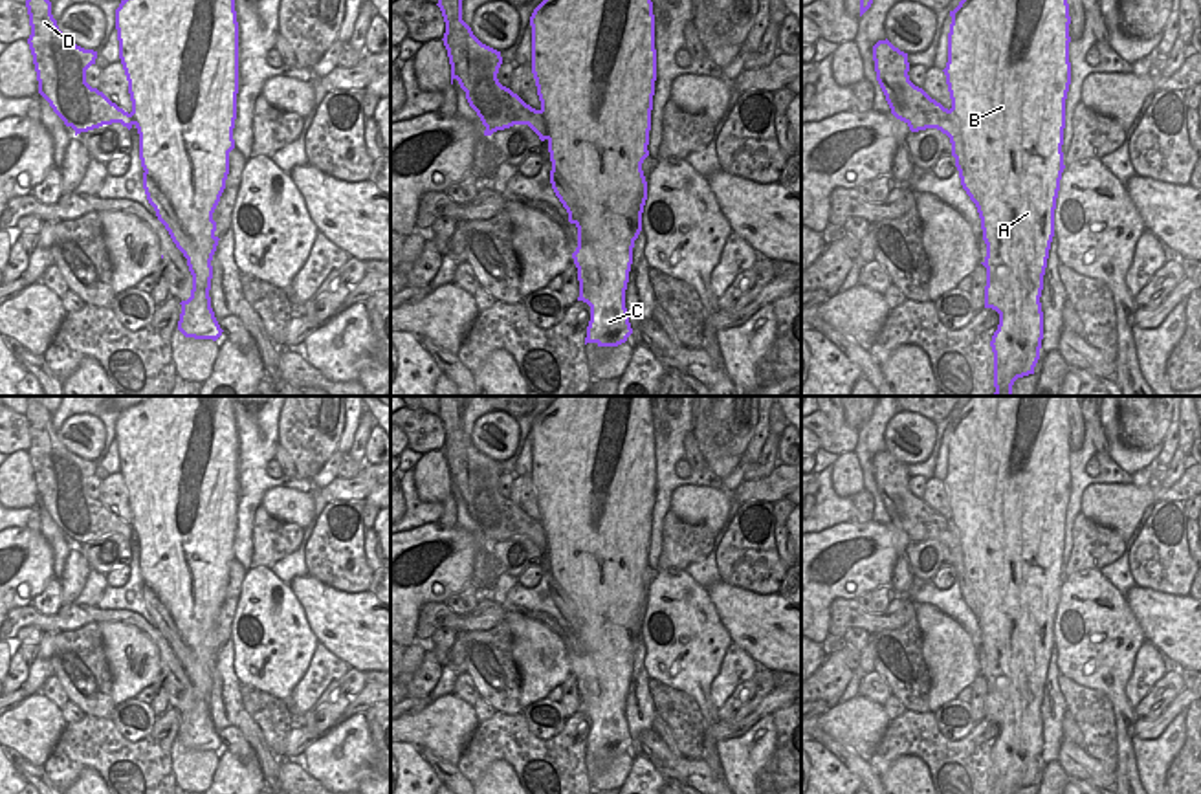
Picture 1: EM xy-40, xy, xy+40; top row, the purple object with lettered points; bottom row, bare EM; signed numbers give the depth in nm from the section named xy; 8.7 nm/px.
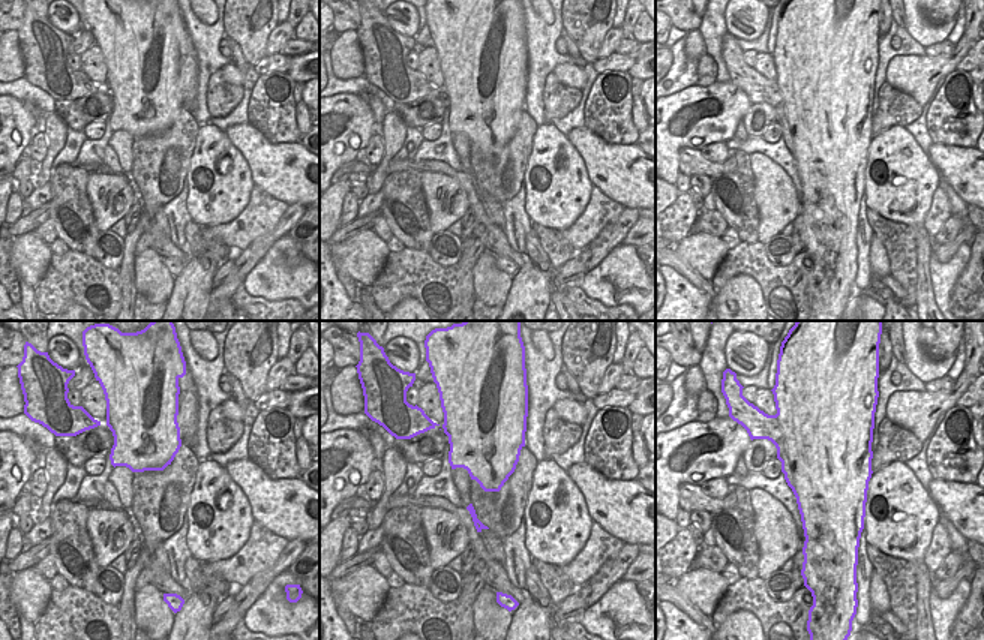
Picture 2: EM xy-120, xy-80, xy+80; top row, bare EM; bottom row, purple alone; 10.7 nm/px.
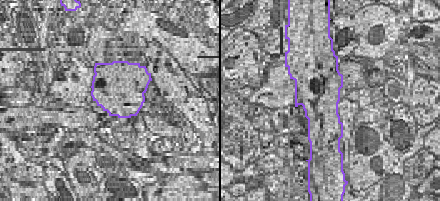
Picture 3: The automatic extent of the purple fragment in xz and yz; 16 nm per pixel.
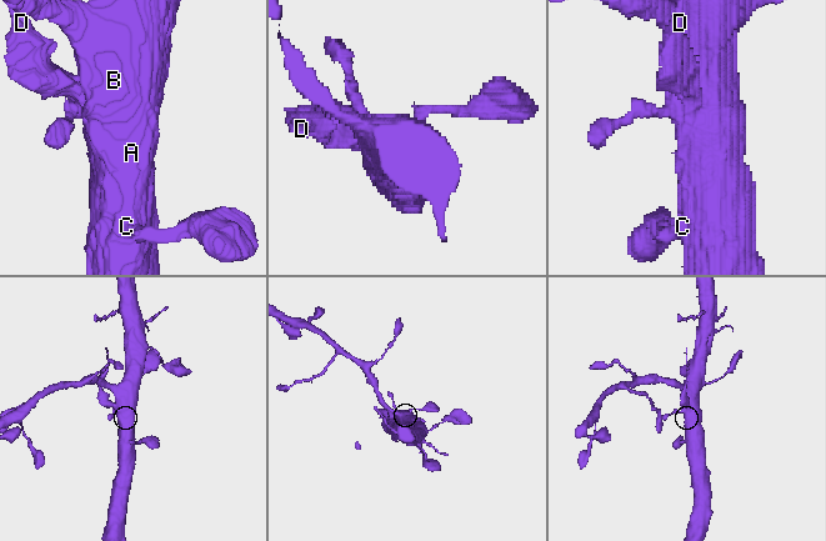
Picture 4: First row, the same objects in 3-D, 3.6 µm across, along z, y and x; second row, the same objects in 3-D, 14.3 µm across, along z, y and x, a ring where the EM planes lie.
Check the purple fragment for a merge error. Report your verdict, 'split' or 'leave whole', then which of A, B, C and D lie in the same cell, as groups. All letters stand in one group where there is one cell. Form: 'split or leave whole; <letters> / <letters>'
split; A B C / D

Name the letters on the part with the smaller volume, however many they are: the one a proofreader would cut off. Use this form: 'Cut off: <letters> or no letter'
Cut off: D.

